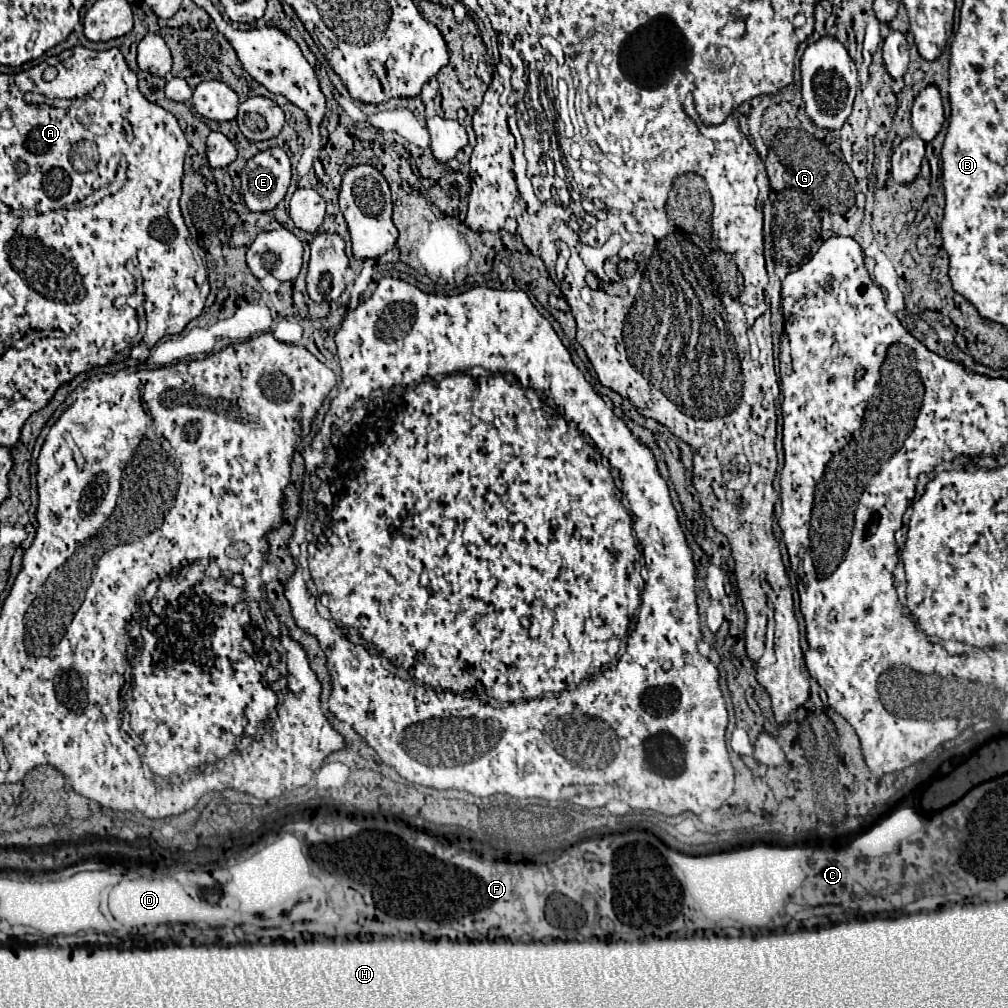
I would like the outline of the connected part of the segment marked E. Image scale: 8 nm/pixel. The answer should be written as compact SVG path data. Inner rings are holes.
M280 147L260 151L246 161L240 179L246 207L256 213L272 211L288 191L292 179L290 159Z

